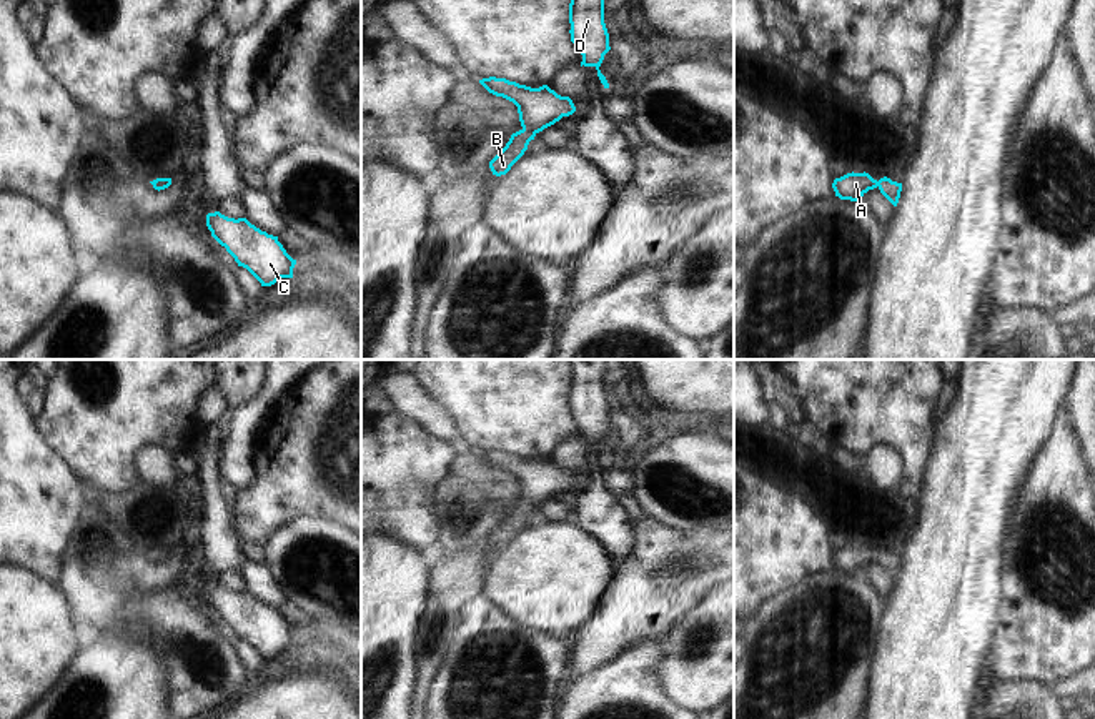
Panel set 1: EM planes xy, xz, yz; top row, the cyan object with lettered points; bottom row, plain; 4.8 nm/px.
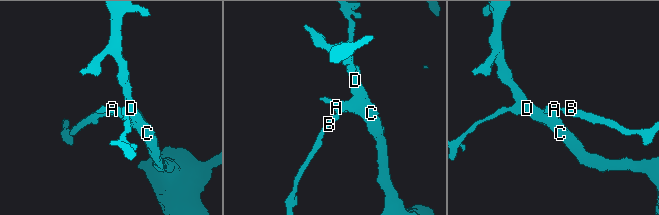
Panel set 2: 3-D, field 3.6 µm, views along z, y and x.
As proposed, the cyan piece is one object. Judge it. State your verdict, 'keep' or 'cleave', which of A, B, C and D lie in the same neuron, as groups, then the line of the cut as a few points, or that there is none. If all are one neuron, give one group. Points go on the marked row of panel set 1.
keep | A B C D | no cut

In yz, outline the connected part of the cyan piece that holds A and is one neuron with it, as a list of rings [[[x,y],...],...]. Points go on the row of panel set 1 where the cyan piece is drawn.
[[[847,173],[840,178],[835,178],[832,183],[835,196],[840,200],[860,201],[860,198],[874,188],[879,188],[880,193],[897,206],[902,183],[892,181],[890,178],[884,176],[879,181],[874,180],[869,173]]]

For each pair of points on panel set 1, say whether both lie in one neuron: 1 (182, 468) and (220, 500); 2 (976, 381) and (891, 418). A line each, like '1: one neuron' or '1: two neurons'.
1: two neurons
2: two neurons

